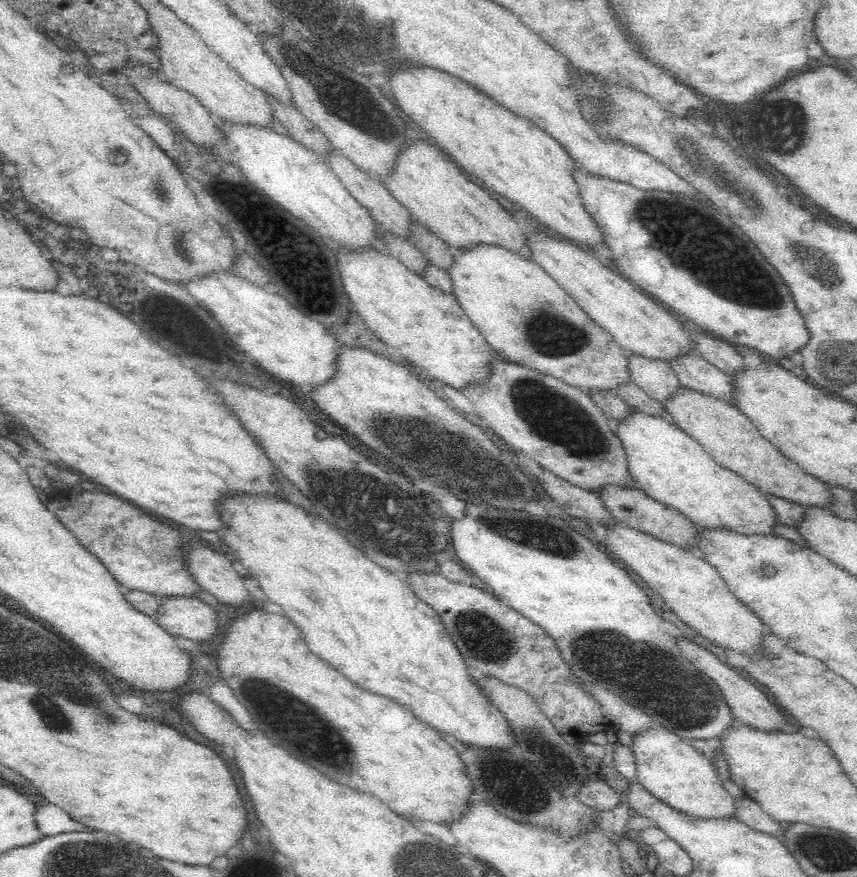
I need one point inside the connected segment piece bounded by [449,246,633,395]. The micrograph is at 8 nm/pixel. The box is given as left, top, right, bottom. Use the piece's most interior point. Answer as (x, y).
(525, 314)

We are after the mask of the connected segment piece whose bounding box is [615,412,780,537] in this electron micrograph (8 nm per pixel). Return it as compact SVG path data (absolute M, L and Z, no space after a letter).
M636 412L629 421L618 422L615 431L629 456L629 471L650 498L676 508L702 530L780 537L772 535L779 520L767 495L737 472L716 462L697 440L676 425Z

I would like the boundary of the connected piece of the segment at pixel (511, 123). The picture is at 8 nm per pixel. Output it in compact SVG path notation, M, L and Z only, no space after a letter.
M408 70L408 72L402 72L402 74L398 73L395 77L392 77L389 84L391 85L391 90L395 93L395 98L399 102L399 106L404 114L408 116L408 118L412 118L412 122L416 122L418 126L422 126L424 134L430 134L430 136L432 136L432 138L430 138L432 143L445 152L445 154L463 169L465 173L477 178L478 182L490 192L501 196L508 203L517 206L521 209L522 215L530 215L532 218L536 219L538 224L556 232L558 236L564 236L564 238L567 238L569 242L574 242L574 244L584 244L584 248L592 254L594 248L600 248L600 246L606 246L611 250L611 246L607 244L606 235L604 235L602 227L600 227L600 225L596 223L596 219L588 213L588 207L586 207L586 203L584 203L582 198L577 176L575 175L576 171L581 170L580 166L570 156L570 153L567 150L564 150L564 147L557 140L554 140L554 138L548 133L544 132L541 128L538 128L534 123L506 110L506 108L492 100L488 95L484 95L484 93L481 93L480 91L473 89L472 86L460 81L460 79L452 77L446 73L440 74L440 72L436 72L436 70Z

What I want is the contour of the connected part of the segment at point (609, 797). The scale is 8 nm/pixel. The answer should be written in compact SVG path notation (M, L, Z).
M599 778L586 783L581 788L580 794L576 796L576 799L596 812L612 810L612 808L616 808L618 804L625 801L625 798L614 791L606 781Z

